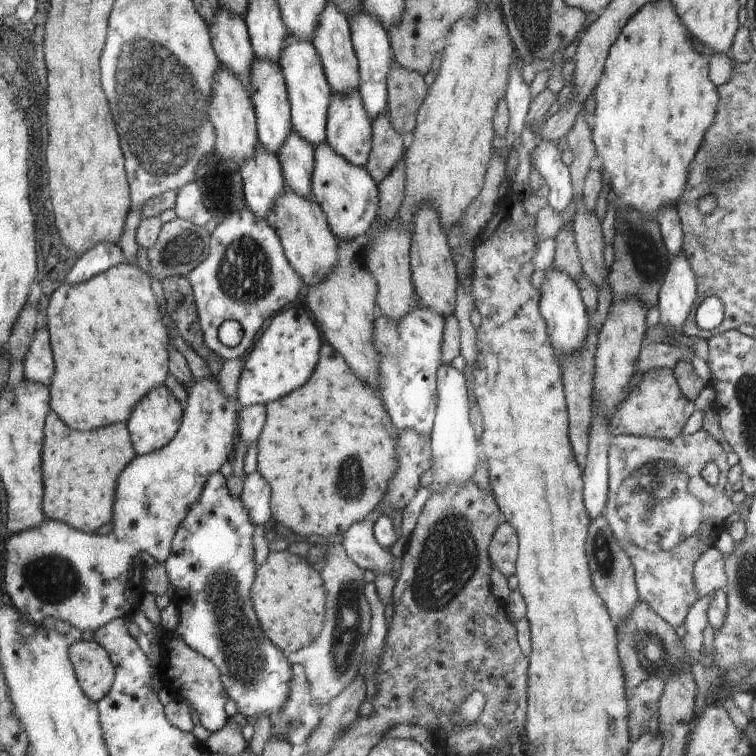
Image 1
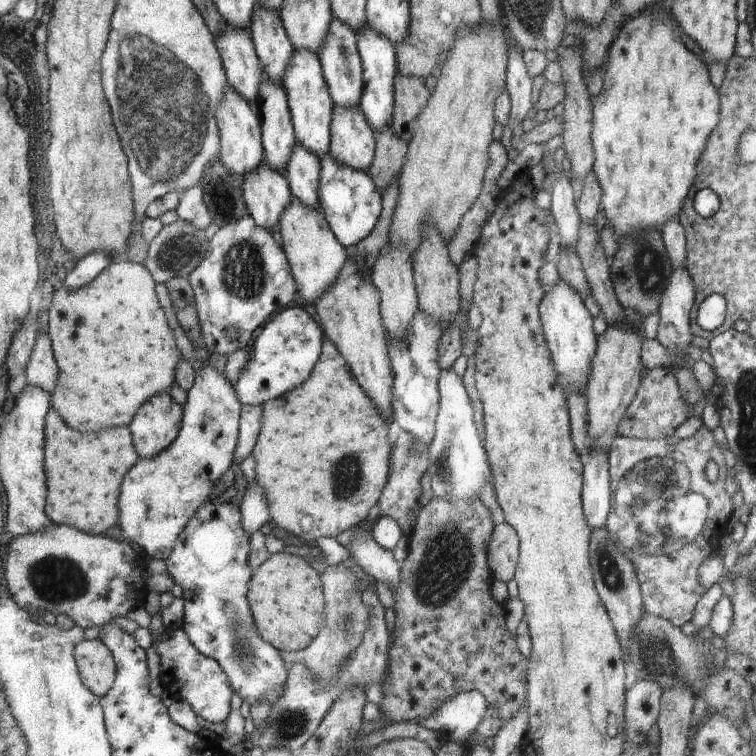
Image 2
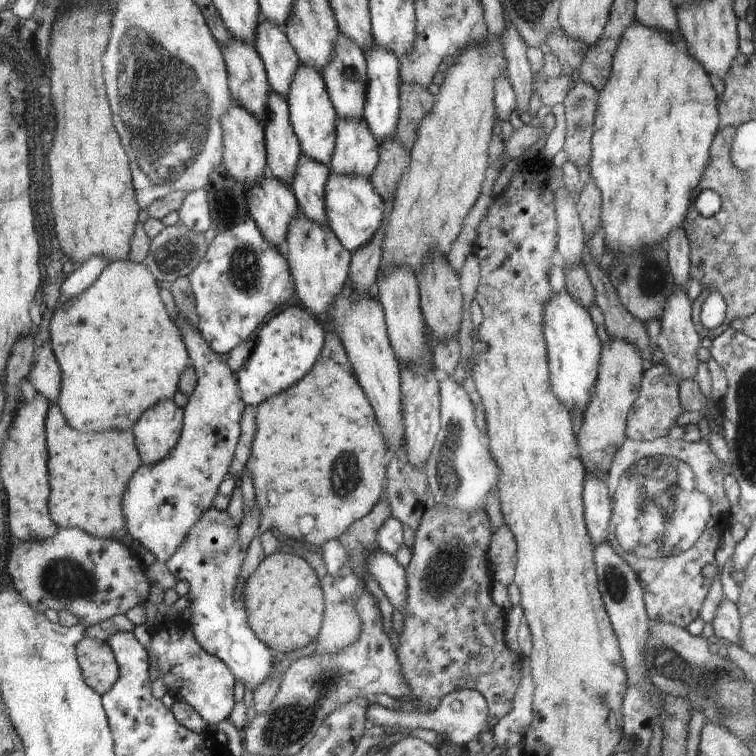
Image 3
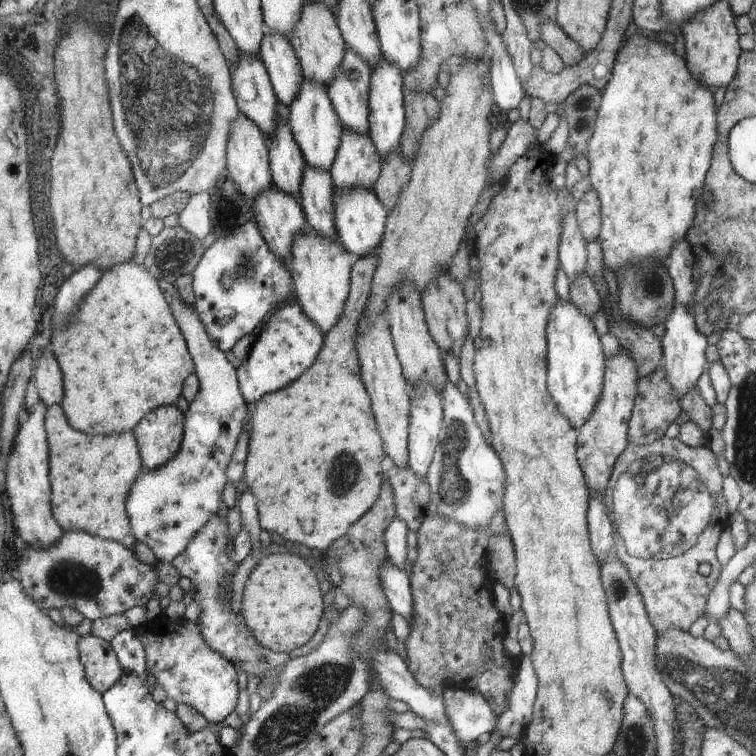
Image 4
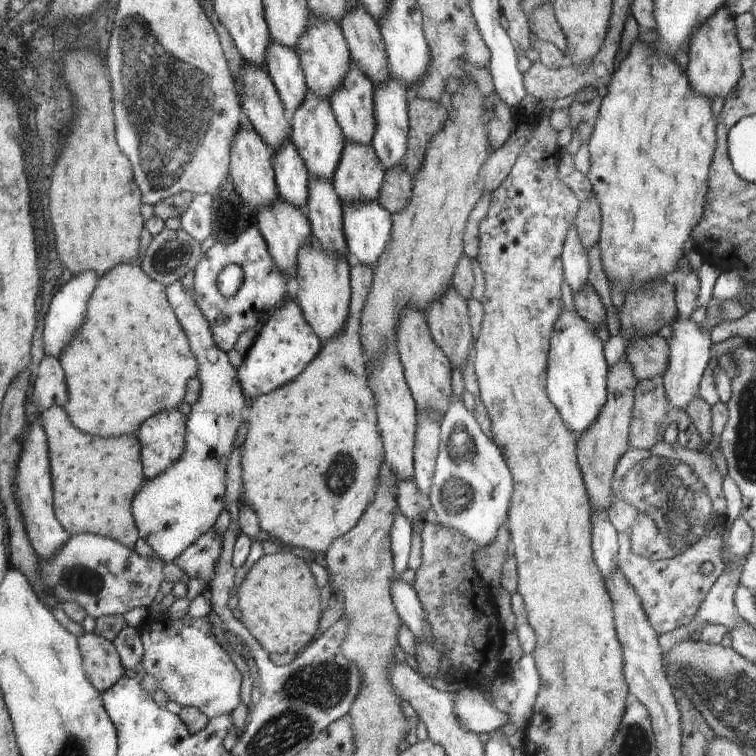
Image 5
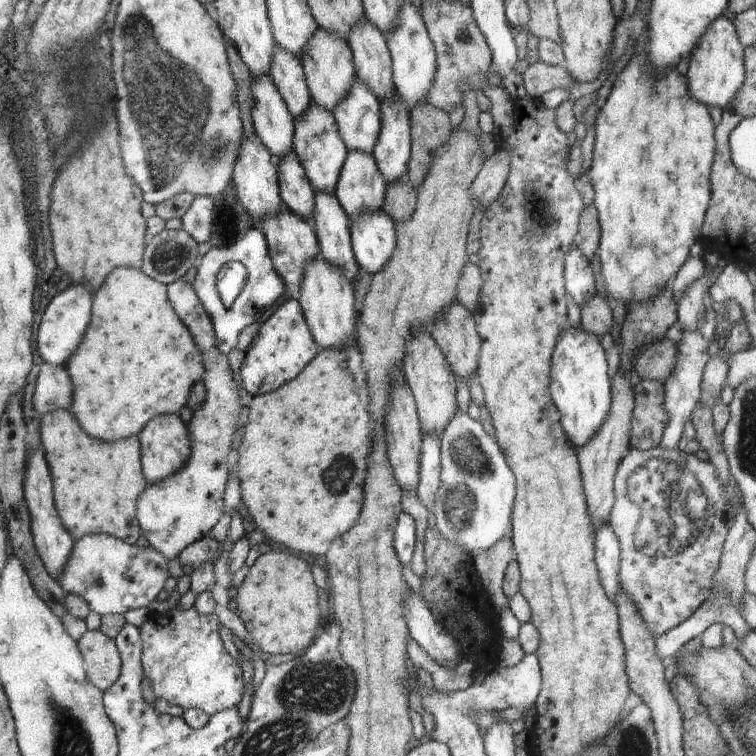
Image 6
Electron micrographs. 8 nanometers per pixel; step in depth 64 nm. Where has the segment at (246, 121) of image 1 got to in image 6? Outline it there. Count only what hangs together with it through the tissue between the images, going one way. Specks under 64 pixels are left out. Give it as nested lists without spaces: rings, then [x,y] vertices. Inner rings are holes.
[[[245,133],[244,140],[240,140],[240,164],[236,164],[236,184],[233,186],[242,206],[257,225],[266,216],[276,216],[284,208],[283,197],[280,196],[278,165],[256,134],[248,136]]]

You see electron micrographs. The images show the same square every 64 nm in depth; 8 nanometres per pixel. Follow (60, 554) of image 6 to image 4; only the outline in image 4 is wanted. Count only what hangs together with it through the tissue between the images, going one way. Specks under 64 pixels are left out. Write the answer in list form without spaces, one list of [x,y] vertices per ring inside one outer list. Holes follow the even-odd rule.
[[[41,401],[26,410],[5,475],[5,486],[12,505],[16,528],[18,528],[17,536],[22,539],[22,543],[32,548],[48,548],[56,544],[65,532],[63,528],[60,528],[51,507],[50,445],[47,443],[46,431],[47,411],[48,407]]]

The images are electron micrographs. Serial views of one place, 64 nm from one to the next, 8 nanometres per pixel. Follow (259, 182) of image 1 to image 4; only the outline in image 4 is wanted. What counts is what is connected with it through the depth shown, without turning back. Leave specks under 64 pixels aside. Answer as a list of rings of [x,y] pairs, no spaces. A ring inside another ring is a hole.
[[[275,186],[252,200],[254,221],[259,224],[263,231],[264,240],[267,240],[267,244],[276,256],[289,260],[292,253],[292,244],[294,244],[296,236],[304,230],[304,224],[306,224],[306,220],[304,220],[305,212],[302,212],[302,209],[302,205],[298,204],[288,192],[282,192],[280,188]]]

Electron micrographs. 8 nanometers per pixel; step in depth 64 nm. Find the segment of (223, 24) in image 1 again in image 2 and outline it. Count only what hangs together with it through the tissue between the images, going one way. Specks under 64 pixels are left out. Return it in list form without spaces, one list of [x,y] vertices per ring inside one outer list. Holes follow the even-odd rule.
[[[226,24],[216,44],[226,70],[227,83],[248,103],[258,105],[265,70],[255,52],[250,28],[234,29]]]

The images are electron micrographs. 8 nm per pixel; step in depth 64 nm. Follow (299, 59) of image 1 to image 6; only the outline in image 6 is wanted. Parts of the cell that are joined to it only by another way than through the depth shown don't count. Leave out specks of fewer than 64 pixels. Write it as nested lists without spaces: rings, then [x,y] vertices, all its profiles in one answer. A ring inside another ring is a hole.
[[[312,102],[308,110],[295,118],[294,152],[299,157],[300,164],[307,173],[313,188],[328,190],[334,193],[336,184],[339,184],[340,174],[343,172],[344,162],[347,160],[348,152],[346,142],[340,136],[339,126],[336,124],[335,116],[320,104]]]

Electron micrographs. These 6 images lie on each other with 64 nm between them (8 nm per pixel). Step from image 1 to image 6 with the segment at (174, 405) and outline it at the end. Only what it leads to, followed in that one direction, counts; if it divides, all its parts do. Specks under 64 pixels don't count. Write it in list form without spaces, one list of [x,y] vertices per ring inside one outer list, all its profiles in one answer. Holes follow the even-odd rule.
[[[162,414],[148,424],[148,432],[144,436],[139,436],[139,440],[144,440],[144,476],[149,484],[158,484],[164,478],[172,476],[174,472],[179,472],[180,468],[187,464],[188,456],[191,456],[191,433],[190,428],[178,418],[179,414]]]

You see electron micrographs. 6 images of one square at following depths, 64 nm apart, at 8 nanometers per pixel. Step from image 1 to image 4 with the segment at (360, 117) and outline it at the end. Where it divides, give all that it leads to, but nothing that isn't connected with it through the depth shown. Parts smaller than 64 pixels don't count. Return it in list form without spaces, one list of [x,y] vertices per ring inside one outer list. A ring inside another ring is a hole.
[[[343,128],[339,154],[330,168],[330,176],[336,190],[360,186],[374,191],[374,184],[382,168],[383,158],[369,134],[358,134]]]

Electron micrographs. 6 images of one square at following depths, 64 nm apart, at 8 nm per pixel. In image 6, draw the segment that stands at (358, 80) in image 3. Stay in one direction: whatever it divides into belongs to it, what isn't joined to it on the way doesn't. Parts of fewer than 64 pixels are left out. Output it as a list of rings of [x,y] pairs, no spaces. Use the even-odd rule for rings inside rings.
[[[362,82],[356,84],[356,92],[348,96],[348,104],[338,110],[334,108],[332,113],[347,149],[372,154],[382,130],[382,110],[372,90]]]

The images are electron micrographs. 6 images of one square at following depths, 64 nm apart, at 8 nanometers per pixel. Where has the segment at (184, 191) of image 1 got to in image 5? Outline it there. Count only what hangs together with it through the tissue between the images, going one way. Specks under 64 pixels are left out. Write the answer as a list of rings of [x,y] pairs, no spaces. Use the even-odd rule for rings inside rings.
[[[210,193],[195,195],[190,206],[180,216],[181,228],[199,243],[211,236],[212,202]]]

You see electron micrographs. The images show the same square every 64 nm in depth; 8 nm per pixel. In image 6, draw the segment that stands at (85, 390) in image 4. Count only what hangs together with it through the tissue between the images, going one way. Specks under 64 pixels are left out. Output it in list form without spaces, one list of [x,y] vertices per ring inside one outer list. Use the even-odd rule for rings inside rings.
[[[120,266],[93,292],[88,330],[65,365],[75,385],[70,411],[88,436],[108,442],[139,436],[150,418],[162,414],[179,414],[187,406],[192,386],[203,380],[202,354],[192,334],[170,305],[166,286],[149,277],[142,269]]]

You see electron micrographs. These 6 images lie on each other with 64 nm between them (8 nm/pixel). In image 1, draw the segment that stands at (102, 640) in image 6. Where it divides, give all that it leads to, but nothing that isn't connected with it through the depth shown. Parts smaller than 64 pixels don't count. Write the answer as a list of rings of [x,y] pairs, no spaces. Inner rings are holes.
[[[81,639],[72,644],[68,654],[80,688],[92,702],[102,700],[109,693],[115,677],[114,664],[108,652],[94,641]]]

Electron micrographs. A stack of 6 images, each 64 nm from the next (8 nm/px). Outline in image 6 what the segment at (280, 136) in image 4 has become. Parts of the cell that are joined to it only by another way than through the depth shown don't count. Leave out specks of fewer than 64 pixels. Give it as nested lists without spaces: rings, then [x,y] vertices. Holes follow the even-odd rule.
[[[293,150],[276,163],[279,171],[280,196],[283,197],[284,206],[304,220],[312,219],[316,190],[308,180],[299,157]]]

